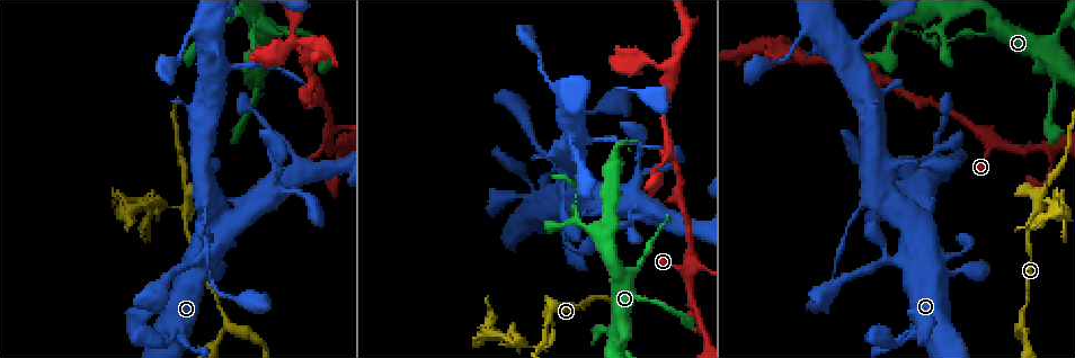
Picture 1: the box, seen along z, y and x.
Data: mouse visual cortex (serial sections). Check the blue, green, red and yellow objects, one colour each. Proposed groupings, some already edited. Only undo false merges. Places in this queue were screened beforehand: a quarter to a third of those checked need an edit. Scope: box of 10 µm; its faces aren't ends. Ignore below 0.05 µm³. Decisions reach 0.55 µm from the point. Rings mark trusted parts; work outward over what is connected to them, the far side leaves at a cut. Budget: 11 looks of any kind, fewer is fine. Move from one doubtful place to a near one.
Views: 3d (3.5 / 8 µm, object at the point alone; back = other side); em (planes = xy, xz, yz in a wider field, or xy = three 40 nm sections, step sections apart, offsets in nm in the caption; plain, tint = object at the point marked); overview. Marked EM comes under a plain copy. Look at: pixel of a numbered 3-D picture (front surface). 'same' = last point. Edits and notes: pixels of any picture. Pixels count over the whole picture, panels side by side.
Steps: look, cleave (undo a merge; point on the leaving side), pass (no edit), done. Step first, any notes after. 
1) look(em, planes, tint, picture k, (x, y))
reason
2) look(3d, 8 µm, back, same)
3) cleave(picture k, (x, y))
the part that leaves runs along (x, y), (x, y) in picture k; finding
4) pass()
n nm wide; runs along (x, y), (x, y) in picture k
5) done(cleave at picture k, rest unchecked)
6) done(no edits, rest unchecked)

look(em, xy, step 5, tint, picture 1, (188, 209))
three arms meet

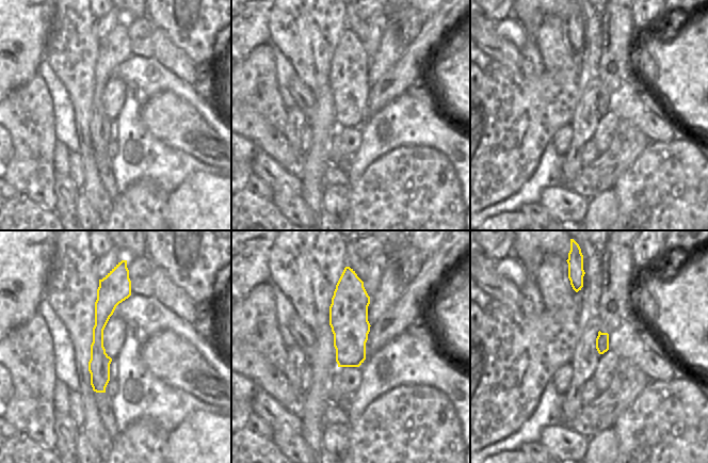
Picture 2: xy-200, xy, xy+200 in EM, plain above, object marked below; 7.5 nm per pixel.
look(3d, 3.5 µm, same)

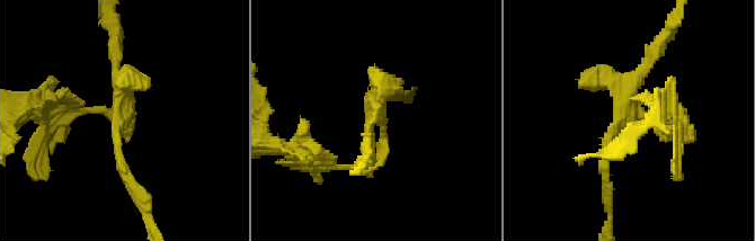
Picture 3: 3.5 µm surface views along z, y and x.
pass()
runs along (127, 286), (102, 312), (98, 389) in picture 2; one cell here

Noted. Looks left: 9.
look(3d, 3.5 µm, picture 1, (685, 278))
three arms meet

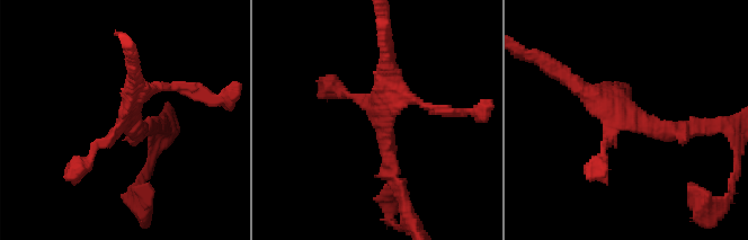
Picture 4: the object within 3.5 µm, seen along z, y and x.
look(em, xy, step 5, tint, picture 4, (379, 120))

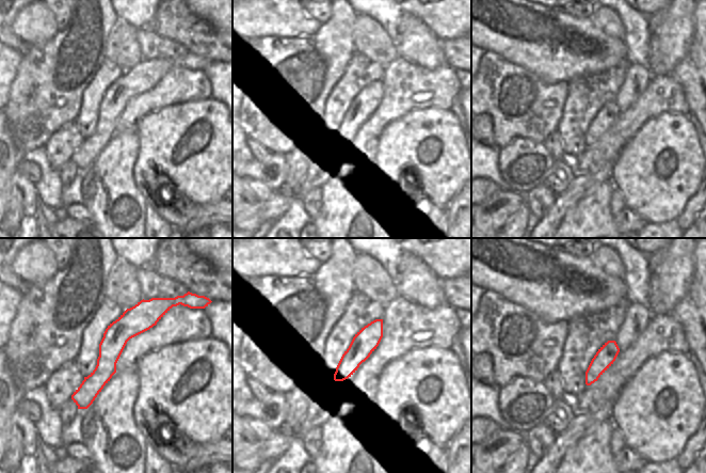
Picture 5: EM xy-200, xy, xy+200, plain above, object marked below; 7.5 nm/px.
pass()
190 nm wide; runs along (154, 306), (111, 346), (80, 406) in picture 5; continuous, no second cell

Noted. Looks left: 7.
look(3d, 3.5 µm, picture 1, (306, 67))
a fork

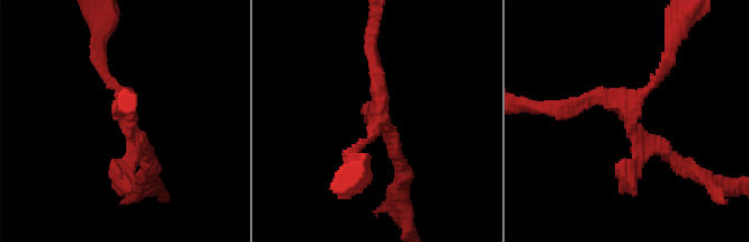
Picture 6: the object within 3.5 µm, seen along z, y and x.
look(em, xy, step 3, tint, picture 6, (377, 116))
3 arms; arms of 150, 200, 200 nm; now the EM

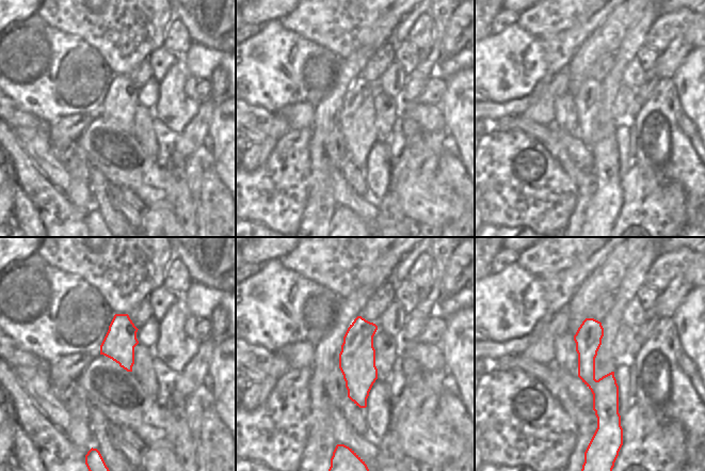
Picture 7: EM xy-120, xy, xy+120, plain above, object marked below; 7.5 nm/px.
look(em, xy, step 1, tint, same)
another direction

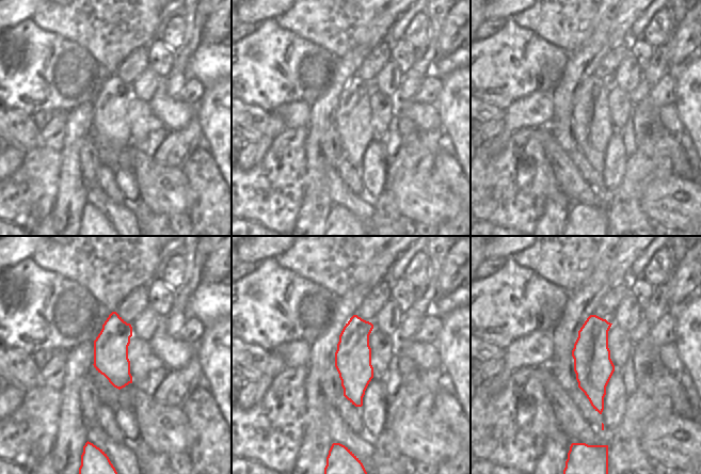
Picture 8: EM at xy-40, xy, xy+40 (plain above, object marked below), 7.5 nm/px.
pass()
runs along (671, 157), (620, 100), (564, 108) in picture 6; all the same cell

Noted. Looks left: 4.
done(no edits, rest unchecked)

